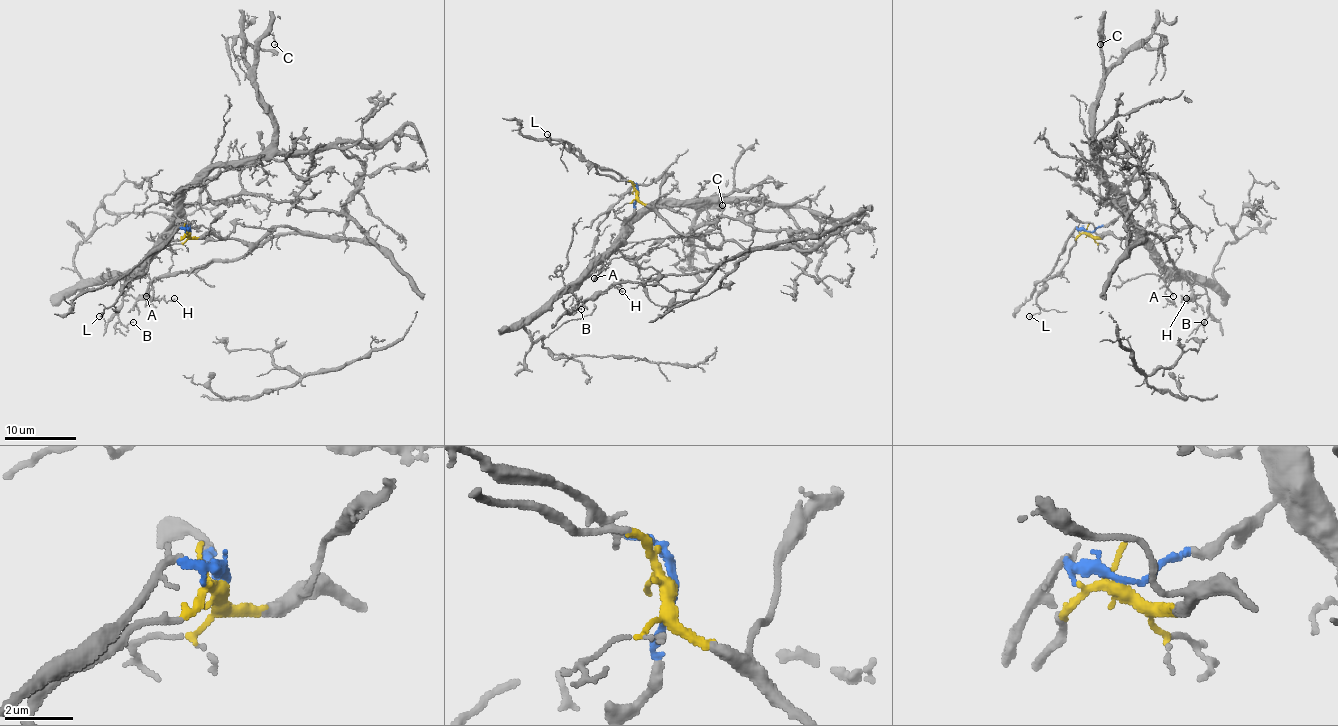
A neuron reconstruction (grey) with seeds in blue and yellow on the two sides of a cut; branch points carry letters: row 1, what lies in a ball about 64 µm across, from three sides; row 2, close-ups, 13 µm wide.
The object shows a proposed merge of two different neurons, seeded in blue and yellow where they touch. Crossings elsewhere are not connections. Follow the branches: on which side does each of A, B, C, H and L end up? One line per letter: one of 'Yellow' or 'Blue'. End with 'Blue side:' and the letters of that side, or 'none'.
A: Blue
B: Blue
C: Blue
H: Yellow
L: Yellow
Blue side: A, B, C

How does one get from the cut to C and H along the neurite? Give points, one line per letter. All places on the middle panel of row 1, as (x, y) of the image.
C: (637, 192), (635, 212), (625, 225), (664, 205), (700, 205), (718, 200), (722, 200), (704, 209), (722, 205)
H: (637, 192), (679, 232), (744, 250), (684, 275), (612, 283), (598, 297), (614, 286), (623, 292)

